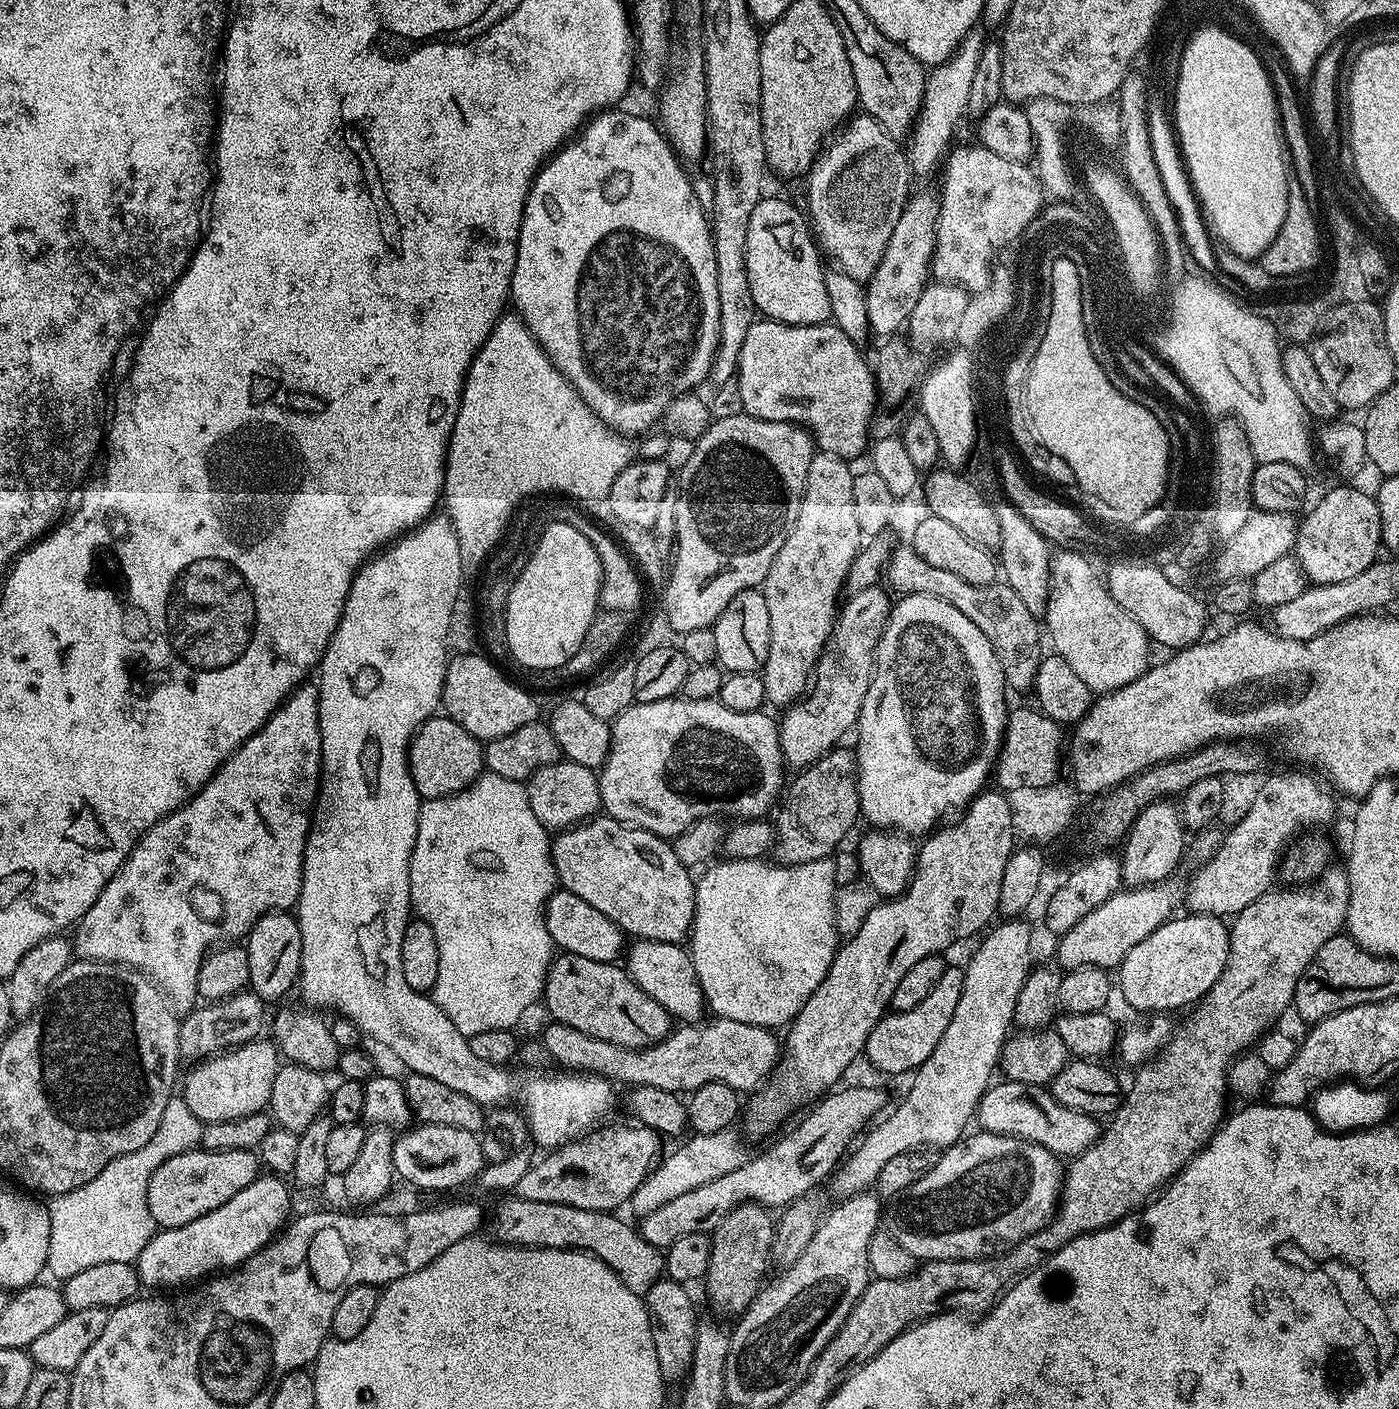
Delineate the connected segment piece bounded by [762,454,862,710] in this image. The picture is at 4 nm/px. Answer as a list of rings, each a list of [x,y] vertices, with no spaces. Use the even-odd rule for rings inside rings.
[[[813,455],[798,522],[778,550],[762,591],[770,610],[770,654],[762,669],[766,701],[777,710],[807,693],[824,643],[832,635],[841,603],[840,591],[860,552],[862,533],[854,515],[854,472],[841,456]]]

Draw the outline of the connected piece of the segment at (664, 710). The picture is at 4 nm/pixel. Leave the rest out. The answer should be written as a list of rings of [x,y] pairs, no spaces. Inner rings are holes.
[[[673,698],[633,704],[611,721],[610,750],[604,767],[598,772],[603,811],[622,824],[665,838],[682,834],[698,818],[707,816],[736,816],[732,818],[740,820],[767,817],[781,799],[786,784],[786,761],[777,721],[766,713],[761,710],[738,714],[738,710],[726,710],[716,698],[702,701]]]

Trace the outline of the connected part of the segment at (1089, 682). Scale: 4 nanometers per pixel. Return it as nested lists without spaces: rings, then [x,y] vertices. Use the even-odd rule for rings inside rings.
[[[1060,550],[1052,557],[1046,628],[1052,631],[1052,644],[1056,647],[1053,649],[1070,662],[1074,674],[1078,674],[1094,694],[1113,692],[1148,671],[1150,641],[1146,630],[1112,600],[1101,573],[1099,576],[1091,562],[1080,554],[1076,550]]]

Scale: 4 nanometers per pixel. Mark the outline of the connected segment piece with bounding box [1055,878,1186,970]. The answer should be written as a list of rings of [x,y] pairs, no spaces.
[[[1169,878],[1160,884],[1144,884],[1140,888],[1129,887],[1127,890],[1115,892],[1113,896],[1106,898],[1106,902],[1102,902],[1102,906],[1098,906],[1098,910],[1090,910],[1090,914],[1086,914],[1086,918],[1082,918],[1082,922],[1078,922],[1078,926],[1074,926],[1074,930],[1070,930],[1065,936],[1061,936],[1055,941],[1057,960],[1055,963],[1064,970],[1073,968],[1119,969],[1126,954],[1130,954],[1130,950],[1134,950],[1134,946],[1138,946],[1138,942],[1142,942],[1142,938],[1150,938],[1150,934],[1154,934],[1154,930],[1158,926],[1173,919],[1175,912],[1172,911],[1178,906],[1181,907],[1185,891],[1183,883],[1179,884],[1176,878]]]

